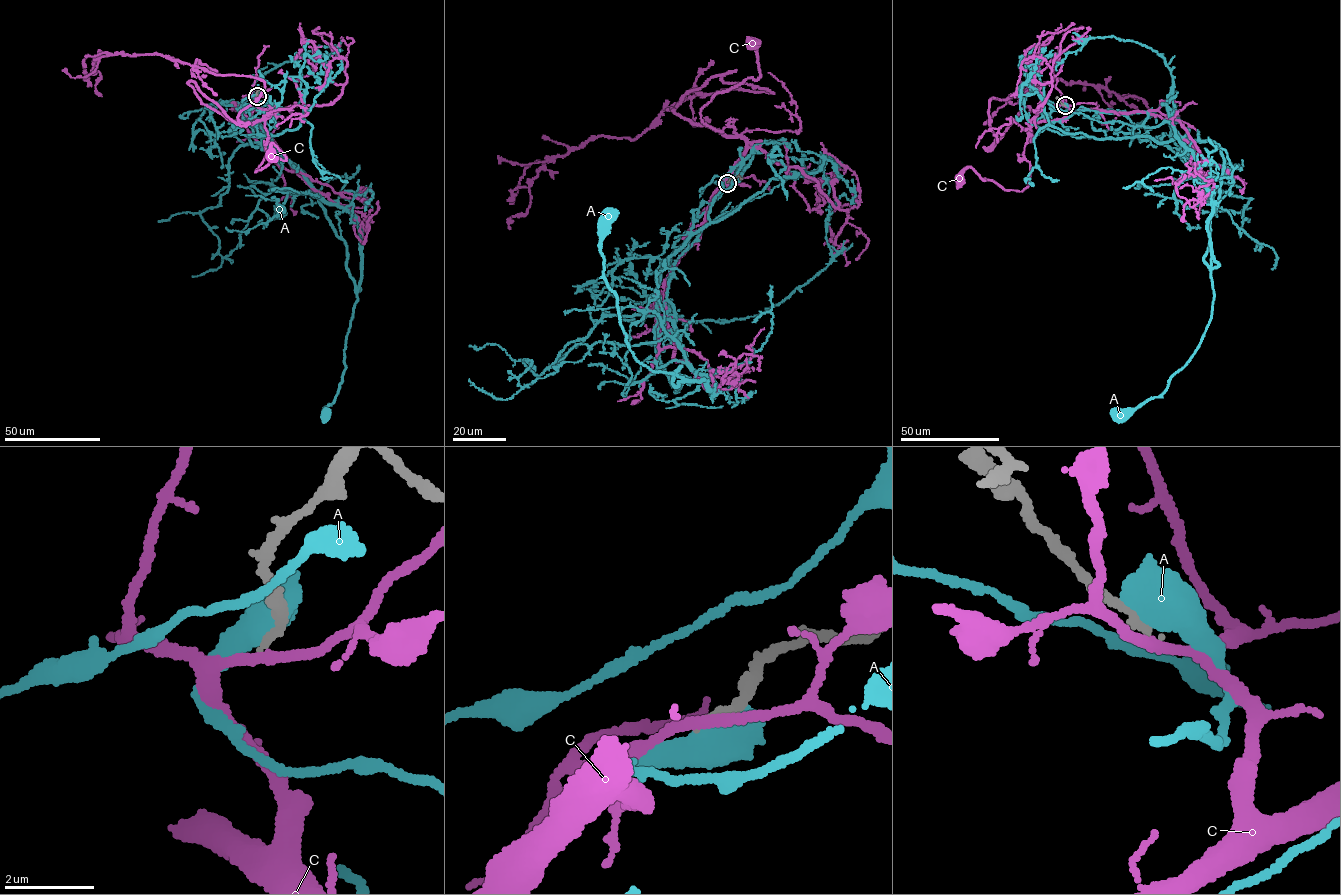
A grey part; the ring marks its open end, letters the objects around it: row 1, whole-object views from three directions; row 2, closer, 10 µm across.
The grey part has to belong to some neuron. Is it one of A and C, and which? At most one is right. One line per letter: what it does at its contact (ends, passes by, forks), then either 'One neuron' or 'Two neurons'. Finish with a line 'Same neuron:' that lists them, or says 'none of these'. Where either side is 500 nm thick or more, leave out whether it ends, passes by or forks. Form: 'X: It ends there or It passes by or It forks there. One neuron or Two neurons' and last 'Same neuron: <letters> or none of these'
A: It passes by. Two neurons
C: It passes by. Two neurons
Same neuron: none of these

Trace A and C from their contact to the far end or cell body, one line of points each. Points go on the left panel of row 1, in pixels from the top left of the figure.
A: (257, 95), (277, 115), (271, 135), (247, 136), (253, 145), (270, 144), (358, 227), (361, 278), (327, 415)
C: (257, 96), (259, 108), (270, 112), (266, 155), (255, 172), (285, 160), (271, 143), (271, 151)

